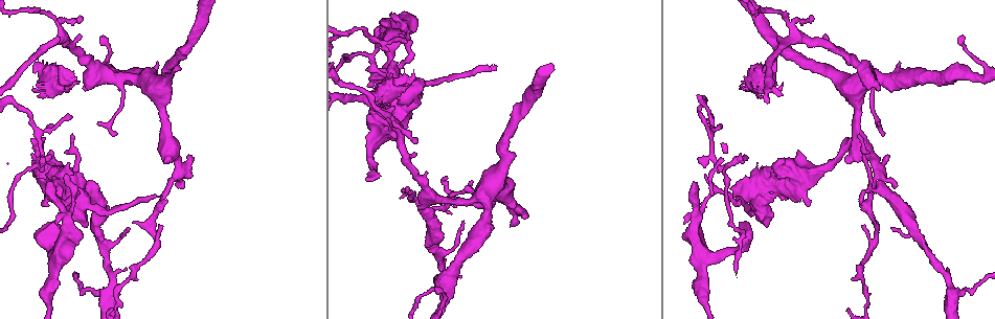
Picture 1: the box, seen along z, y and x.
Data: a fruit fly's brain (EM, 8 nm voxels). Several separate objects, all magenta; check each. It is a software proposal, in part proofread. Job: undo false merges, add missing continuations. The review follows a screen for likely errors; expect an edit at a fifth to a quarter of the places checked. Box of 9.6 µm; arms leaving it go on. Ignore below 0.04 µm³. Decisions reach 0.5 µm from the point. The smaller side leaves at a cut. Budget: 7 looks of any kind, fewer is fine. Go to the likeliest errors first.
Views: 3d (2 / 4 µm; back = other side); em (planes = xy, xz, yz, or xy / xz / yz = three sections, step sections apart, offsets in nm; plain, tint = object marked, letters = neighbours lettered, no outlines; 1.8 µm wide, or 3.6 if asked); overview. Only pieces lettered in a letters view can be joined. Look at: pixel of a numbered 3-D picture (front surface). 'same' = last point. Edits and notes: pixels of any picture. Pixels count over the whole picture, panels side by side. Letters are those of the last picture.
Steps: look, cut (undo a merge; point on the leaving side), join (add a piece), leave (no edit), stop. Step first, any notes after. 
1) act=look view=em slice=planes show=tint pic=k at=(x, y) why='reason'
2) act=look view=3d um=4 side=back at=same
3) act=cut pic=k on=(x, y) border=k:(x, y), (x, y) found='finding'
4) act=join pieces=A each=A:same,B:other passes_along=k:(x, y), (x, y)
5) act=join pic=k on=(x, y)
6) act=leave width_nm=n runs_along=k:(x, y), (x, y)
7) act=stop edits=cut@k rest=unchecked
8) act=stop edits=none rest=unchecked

act=look view=em slice=planes show=letters pic=1 at=(368, 178) why='branch stops here'

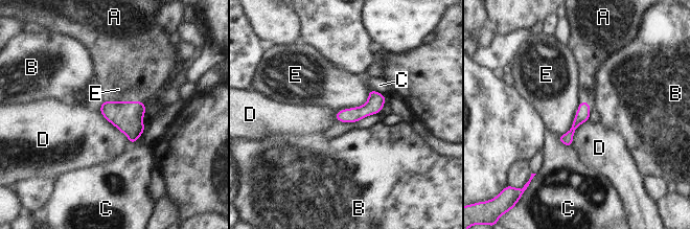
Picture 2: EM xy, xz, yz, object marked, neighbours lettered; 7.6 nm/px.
act=join pic=2 on=(139, 73) each=A:same,B:other,C:other,D:other,E:other passes_along=2:(127, 116), (123, 101), (139, 73) found='the cell continues'

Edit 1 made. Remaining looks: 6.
act=look view=3d um=4 pic=1 at=(737, 197)

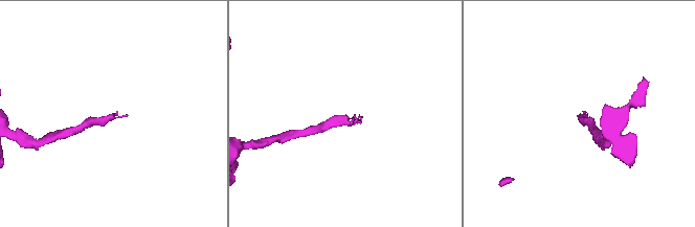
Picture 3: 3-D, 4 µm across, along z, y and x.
act=look view=em slice=planes show=plain pic=3 at=(360, 116)

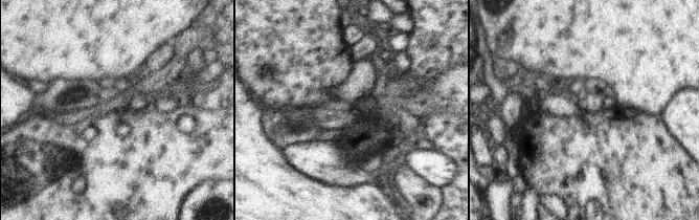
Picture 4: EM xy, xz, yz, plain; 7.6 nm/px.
act=look view=em slice=planes show=letters at=same why='see the neighbours'

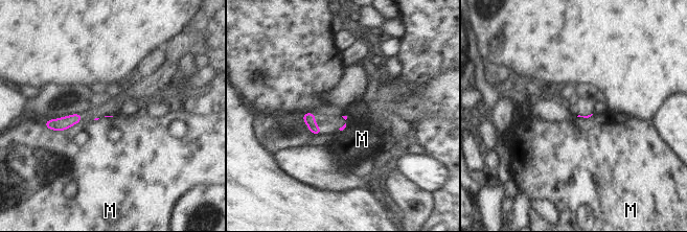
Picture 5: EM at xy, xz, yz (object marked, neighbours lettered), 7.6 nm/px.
act=leave each=M:other border=5:(82, 120), (59, 131), (43, 125) found='no lettered piece goes on from it'

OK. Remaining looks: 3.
act=look view=3d um=2 pic=1 at=(36, 164) why='arms part here'

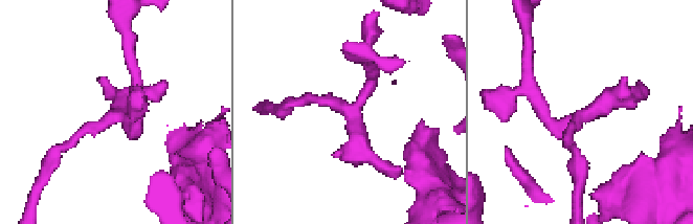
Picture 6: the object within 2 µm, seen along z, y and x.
act=look view=em slice=planes show=letters pic=6 at=(354, 118)

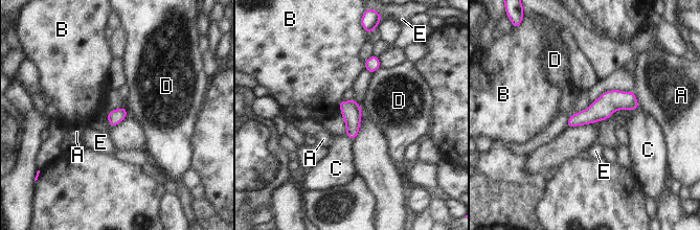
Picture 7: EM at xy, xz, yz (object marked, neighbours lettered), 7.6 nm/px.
act=leave each=A:other,B:other,C:other,D:other,E:other border=7:(359, 105), (362, 113) found='continuous, no second cell'

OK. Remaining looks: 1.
act=stop edits=join@2 rest=unchecked

